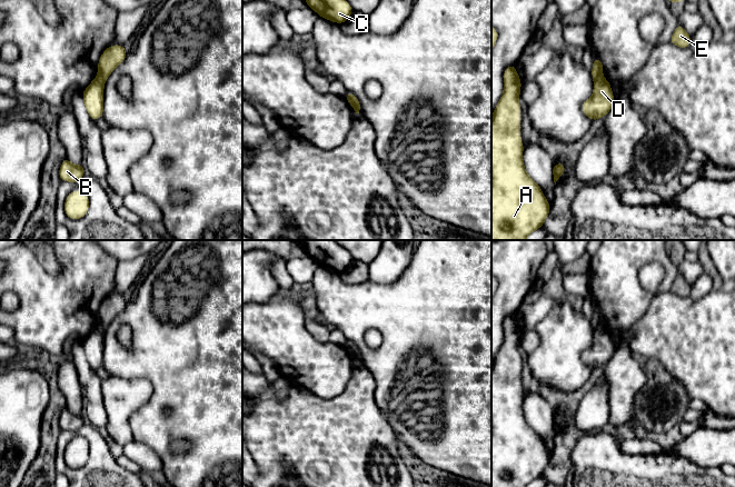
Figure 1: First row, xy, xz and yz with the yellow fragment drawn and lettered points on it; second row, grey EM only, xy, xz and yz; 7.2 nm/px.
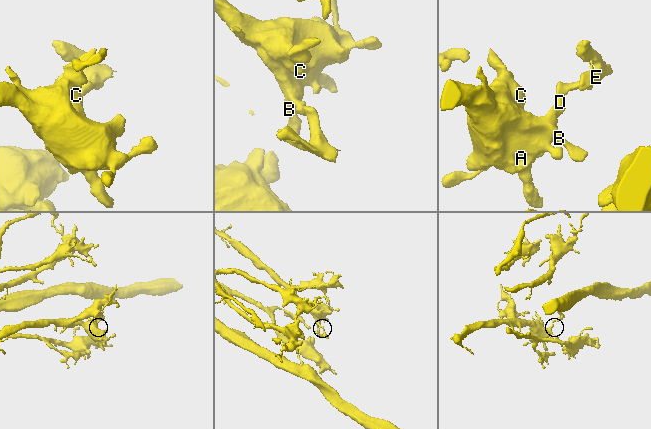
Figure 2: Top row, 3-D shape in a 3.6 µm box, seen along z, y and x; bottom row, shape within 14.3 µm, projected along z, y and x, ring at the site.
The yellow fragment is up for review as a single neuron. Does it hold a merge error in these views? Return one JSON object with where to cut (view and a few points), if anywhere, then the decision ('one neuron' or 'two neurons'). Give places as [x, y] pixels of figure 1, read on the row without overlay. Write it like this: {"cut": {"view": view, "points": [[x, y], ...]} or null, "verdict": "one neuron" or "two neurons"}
{"cut": {"view": "xy", "points": [[98, 324], [105, 328]]}, "verdict": "two neurons"}

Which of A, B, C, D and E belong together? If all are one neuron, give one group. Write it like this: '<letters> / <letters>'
A B C D / E

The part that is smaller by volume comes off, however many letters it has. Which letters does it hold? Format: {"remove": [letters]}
{"remove": ["E"]}

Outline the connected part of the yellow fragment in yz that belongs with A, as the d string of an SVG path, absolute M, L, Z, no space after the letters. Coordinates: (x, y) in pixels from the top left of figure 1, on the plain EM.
M515 314L505 317L504 331L504 344L491 365L491 487L527 487L544 474L550 455L524 417L518 351L522 330Z

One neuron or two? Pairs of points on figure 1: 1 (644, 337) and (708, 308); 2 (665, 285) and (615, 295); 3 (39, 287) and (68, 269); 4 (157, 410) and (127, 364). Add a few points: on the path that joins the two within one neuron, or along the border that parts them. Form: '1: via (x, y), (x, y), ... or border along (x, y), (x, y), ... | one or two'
1: via (659, 335), (668, 331), (685, 331), (693, 324) | one
2: via (667, 265), (659, 257), (643, 257), (625, 275) | one
3: via (46, 287), (50, 287), (61, 276) | one
4: via (158, 396), (158, 383), (141, 366) | one

